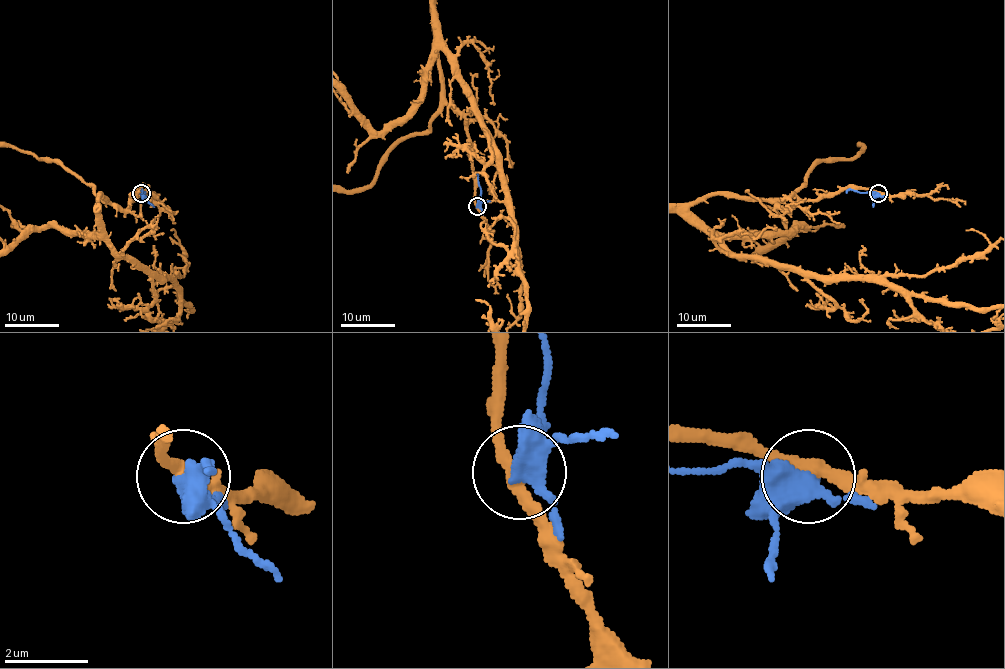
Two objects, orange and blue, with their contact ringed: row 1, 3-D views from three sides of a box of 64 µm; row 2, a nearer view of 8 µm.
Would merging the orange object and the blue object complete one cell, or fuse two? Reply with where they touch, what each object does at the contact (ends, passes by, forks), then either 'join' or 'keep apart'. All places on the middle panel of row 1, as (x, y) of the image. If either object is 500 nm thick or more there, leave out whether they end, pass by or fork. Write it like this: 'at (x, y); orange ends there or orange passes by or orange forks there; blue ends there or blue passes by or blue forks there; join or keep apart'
at (477, 206); orange passes by; blue forks there; keep apart

